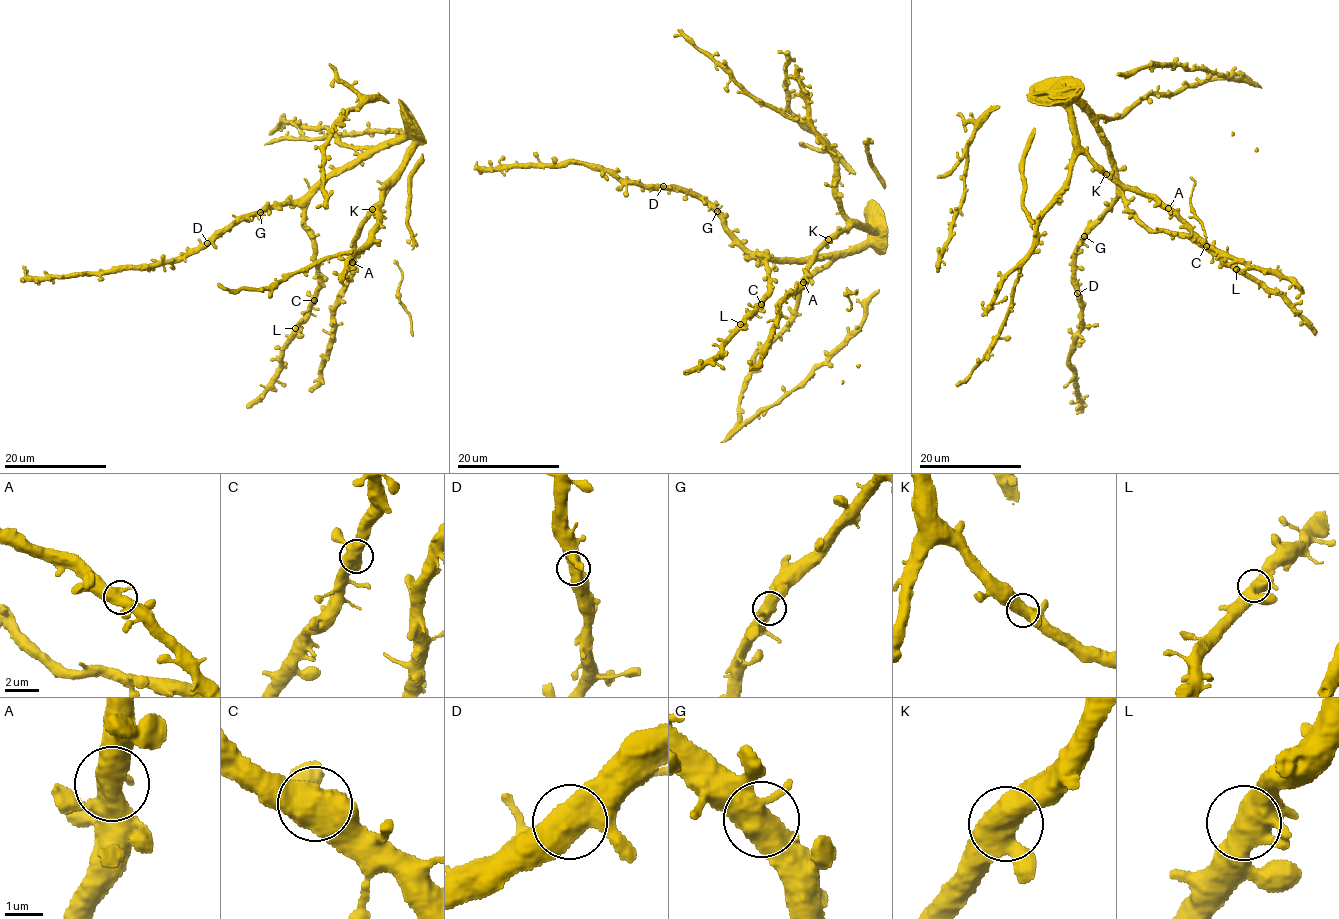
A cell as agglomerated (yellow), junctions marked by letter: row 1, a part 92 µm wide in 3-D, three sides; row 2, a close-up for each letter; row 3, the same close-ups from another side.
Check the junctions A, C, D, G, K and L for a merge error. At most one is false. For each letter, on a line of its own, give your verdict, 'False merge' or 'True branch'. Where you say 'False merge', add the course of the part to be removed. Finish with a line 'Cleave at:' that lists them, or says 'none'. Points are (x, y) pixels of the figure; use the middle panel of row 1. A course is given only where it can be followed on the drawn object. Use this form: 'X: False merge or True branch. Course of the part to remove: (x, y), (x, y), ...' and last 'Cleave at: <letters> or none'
A: True branch
C: True branch
D: True branch
G: True branch
K: True branch
L: True branch
Cleave at: none

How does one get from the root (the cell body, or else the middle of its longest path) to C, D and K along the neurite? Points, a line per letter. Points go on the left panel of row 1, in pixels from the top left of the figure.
C: (362, 147), (369, 150), (331, 172), (305, 211), (304, 227), (315, 250), (320, 286), (314, 300)
D: (362, 147), (369, 150), (359, 154), (350, 163), (335, 168), (301, 201), (289, 200), (242, 217), (207, 243)
K: (362, 147), (392, 143), (408, 137), (413, 140), (407, 164), (372, 209)

